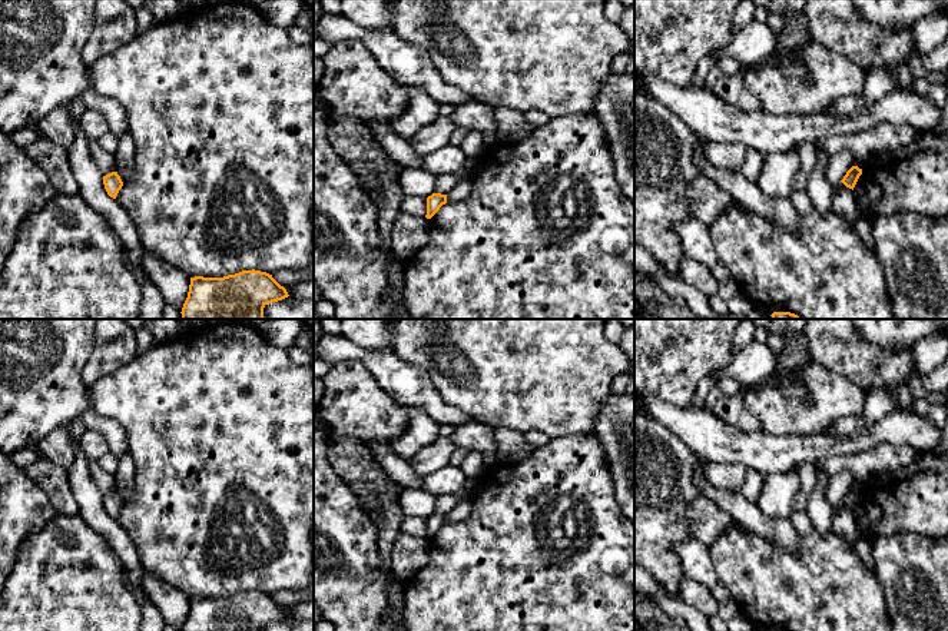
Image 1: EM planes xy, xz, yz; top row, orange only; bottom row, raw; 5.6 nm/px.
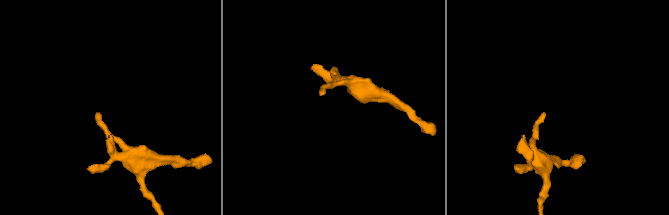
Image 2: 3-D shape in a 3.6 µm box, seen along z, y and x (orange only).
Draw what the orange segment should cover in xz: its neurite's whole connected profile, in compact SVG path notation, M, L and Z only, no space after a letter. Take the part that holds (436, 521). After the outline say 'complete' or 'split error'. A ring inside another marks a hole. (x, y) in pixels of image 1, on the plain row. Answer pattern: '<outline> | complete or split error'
M432 514L427 518L427 539L431 539L442 525L447 524L447 515Z | complete

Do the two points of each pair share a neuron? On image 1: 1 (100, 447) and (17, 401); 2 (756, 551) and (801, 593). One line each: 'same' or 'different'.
1: different
2: same

